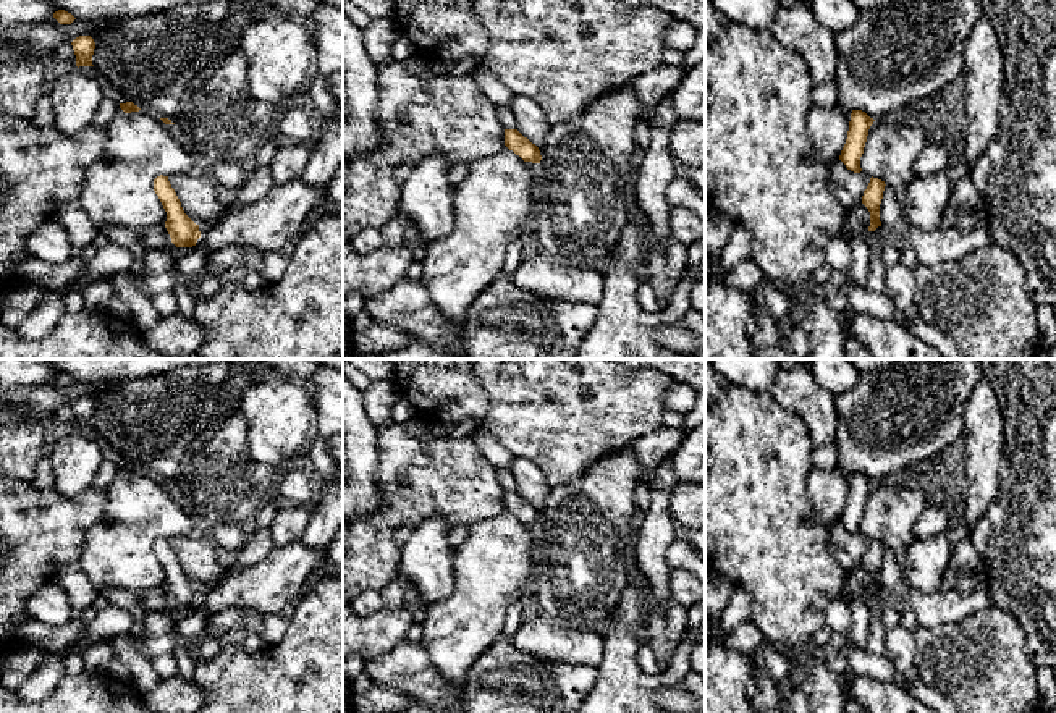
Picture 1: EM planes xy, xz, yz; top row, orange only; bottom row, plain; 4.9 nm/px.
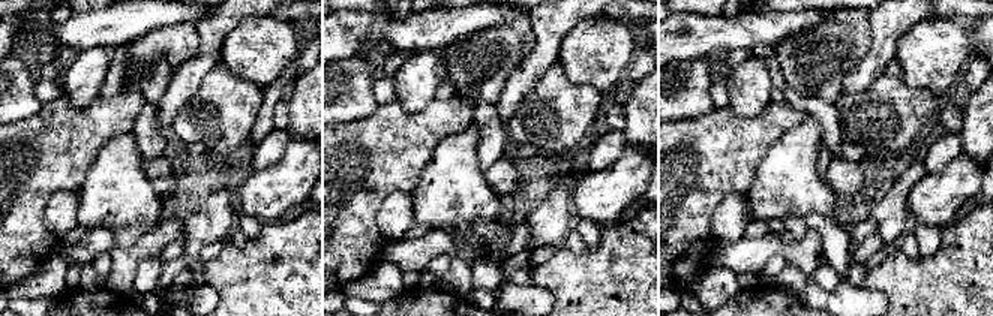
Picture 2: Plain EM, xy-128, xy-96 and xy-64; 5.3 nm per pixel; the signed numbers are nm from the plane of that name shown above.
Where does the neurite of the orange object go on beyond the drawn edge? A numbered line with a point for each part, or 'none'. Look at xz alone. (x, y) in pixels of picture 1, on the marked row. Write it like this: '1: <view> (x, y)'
none

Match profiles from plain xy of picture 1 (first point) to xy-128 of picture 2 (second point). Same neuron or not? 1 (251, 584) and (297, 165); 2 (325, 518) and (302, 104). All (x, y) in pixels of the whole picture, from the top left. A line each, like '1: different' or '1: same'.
1: same
2: same

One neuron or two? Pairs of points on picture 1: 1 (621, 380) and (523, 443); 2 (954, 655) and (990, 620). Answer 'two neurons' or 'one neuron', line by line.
1: one neuron
2: one neuron

